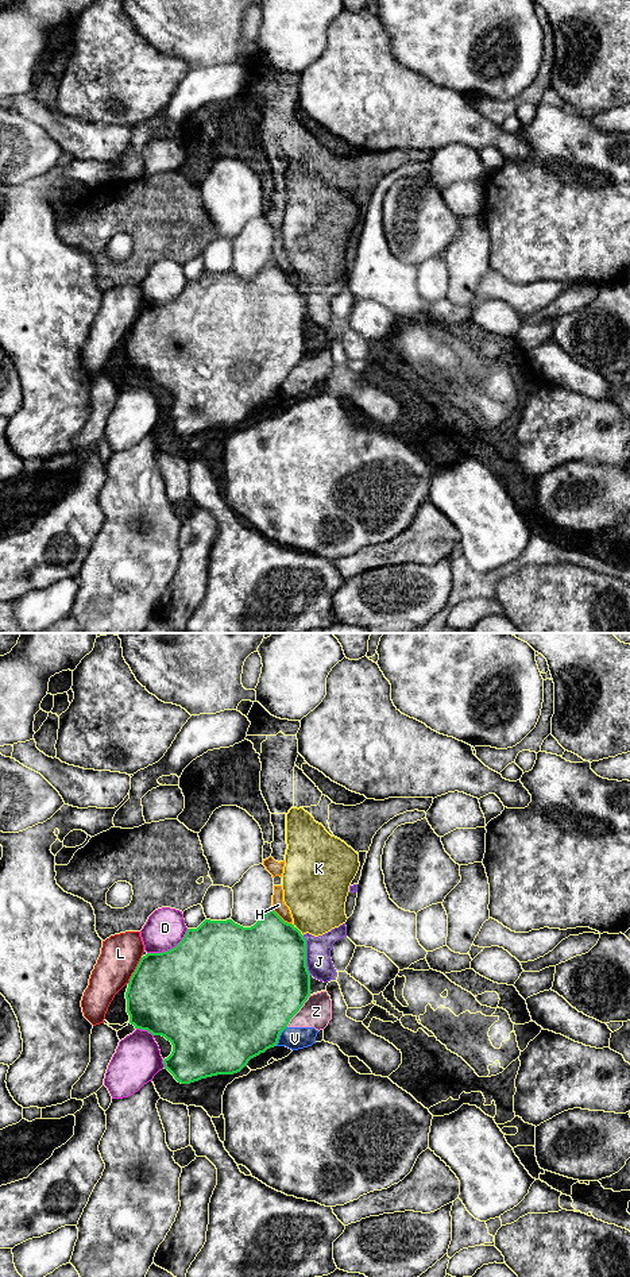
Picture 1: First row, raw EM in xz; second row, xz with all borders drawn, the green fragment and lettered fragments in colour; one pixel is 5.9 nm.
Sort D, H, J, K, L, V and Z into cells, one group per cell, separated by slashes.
D / H J K V Z / L

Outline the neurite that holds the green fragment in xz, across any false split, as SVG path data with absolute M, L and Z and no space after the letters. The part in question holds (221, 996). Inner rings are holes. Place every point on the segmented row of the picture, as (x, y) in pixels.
M273 908L251 927L243 927L232 919L205 919L197 929L188 929L175 948L147 953L140 958L125 992L130 1023L171 1042L173 1052L163 1064L181 1084L240 1072L251 1058L277 1046L281 1033L309 996L306 940Z

